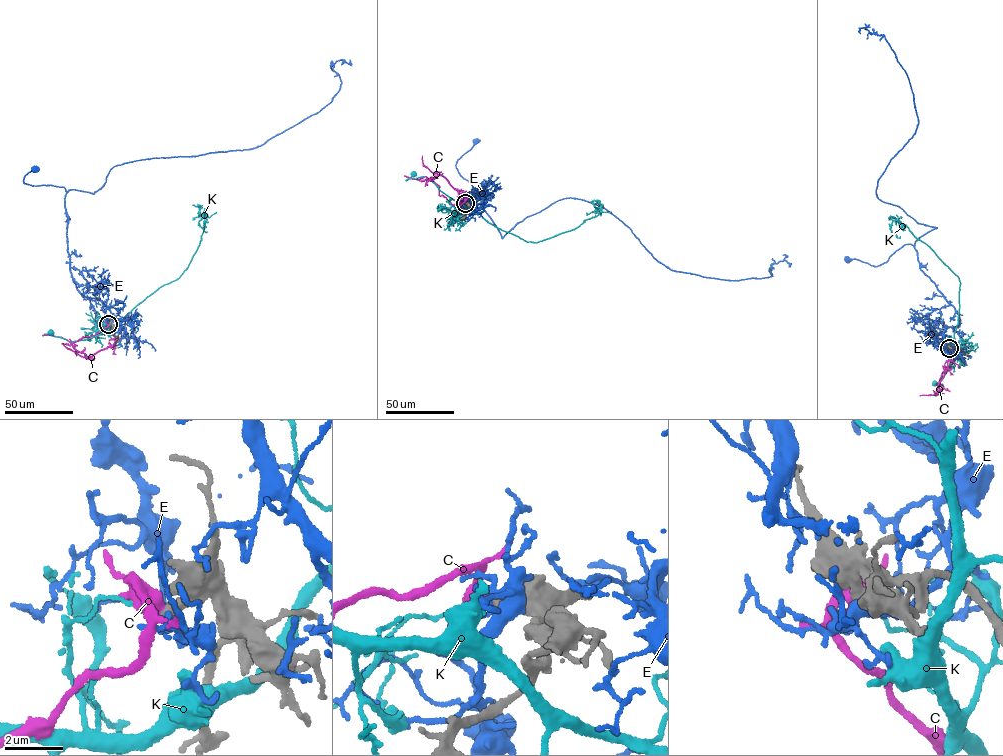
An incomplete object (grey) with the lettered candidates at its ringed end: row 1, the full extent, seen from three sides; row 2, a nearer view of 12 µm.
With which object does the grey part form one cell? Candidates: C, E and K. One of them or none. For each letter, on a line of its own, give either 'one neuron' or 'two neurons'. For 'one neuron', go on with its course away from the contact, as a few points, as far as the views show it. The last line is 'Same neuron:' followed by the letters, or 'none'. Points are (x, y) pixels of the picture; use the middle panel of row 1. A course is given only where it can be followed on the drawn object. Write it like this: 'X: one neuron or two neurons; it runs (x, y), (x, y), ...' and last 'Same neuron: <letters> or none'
C: one neuron; it runs (465, 203), (452, 204), (439, 195), (439, 186), (427, 179), (442, 176), (467, 198), (457, 204)
E: two neurons
K: two neurons
Same neuron: C

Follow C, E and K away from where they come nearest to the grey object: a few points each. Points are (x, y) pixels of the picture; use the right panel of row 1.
C: (949, 348), (954, 358), (950, 369), (942, 373), (939, 384), (943, 388), (938, 392), (948, 361), (958, 368)
E: (949, 348), (943, 333), (958, 314), (920, 269), (914, 246), (875, 266), (847, 259)
K: (949, 348), (954, 353), (946, 372), (937, 384), (940, 385), (935, 383)

